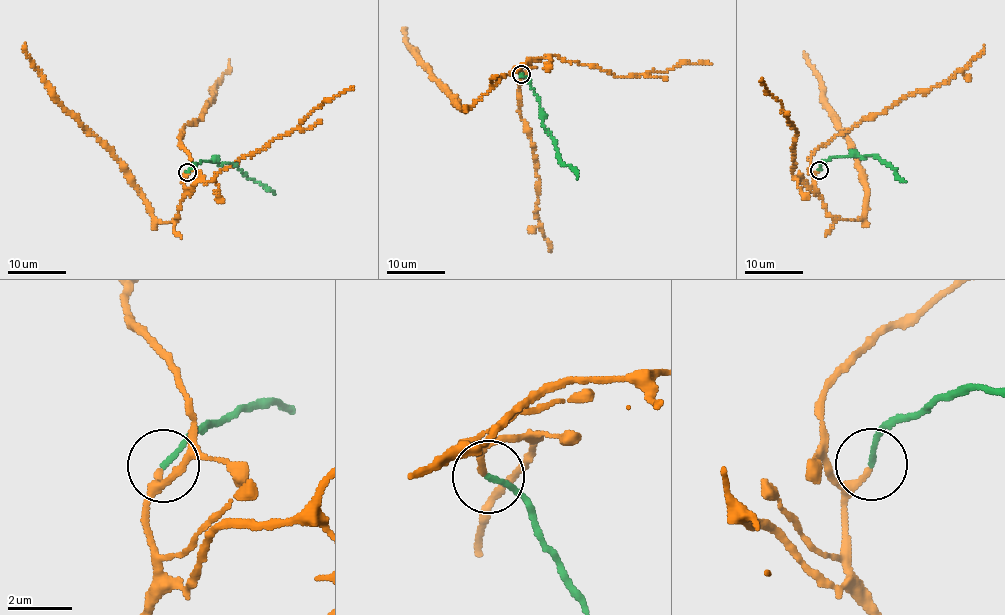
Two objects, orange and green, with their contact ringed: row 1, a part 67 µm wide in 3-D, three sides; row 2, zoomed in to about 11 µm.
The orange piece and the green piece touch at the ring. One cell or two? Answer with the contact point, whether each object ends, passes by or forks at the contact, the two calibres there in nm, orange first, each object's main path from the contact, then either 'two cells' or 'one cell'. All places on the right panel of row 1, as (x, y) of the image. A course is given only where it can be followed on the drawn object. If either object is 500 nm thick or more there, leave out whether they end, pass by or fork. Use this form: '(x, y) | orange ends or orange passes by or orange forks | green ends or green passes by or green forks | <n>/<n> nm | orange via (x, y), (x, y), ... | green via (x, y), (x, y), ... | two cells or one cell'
(819, 170) | orange passes by | green ends | 180/170 nm | orange via (819, 170), (815, 192), (828, 214), (863, 217), (867, 187), (854, 147), (830, 113), (805, 51) | green via (819, 170), (821, 164), (837, 156), (877, 156), (892, 166), (905, 182) | one cell

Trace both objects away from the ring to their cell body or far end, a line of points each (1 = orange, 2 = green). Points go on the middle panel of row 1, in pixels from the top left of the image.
1: (520, 74), (514, 68), (469, 107), (462, 109), (412, 51), (406, 41), (406, 29)
2: (520, 74), (527, 79), (537, 98), (544, 129), (559, 160), (570, 166), (577, 178)

